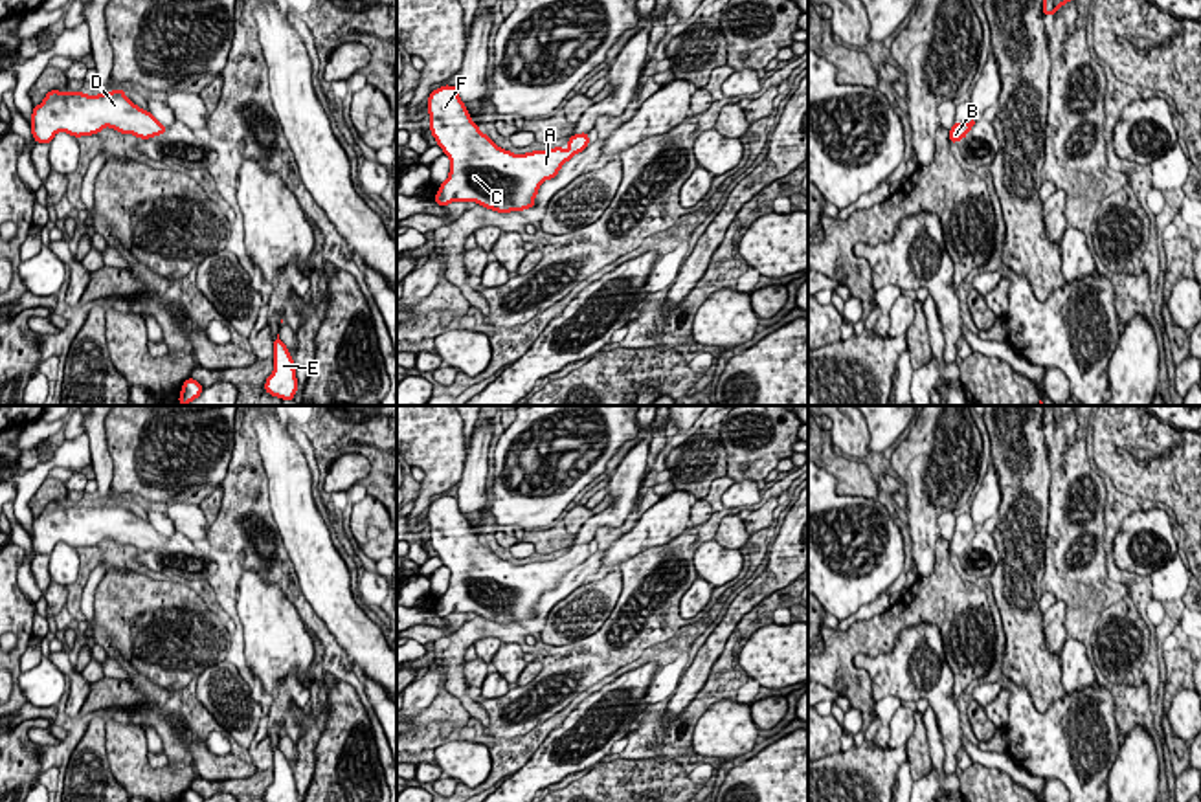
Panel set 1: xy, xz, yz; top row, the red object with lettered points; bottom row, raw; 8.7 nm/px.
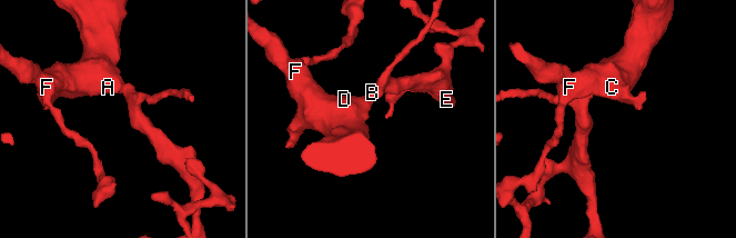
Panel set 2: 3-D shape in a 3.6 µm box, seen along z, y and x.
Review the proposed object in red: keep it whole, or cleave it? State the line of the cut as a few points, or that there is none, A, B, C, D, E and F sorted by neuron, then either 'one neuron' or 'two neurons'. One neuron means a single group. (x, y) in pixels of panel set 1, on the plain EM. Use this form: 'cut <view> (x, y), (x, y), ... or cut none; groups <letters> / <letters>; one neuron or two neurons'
cut none; groups A B C D E F; one neuron

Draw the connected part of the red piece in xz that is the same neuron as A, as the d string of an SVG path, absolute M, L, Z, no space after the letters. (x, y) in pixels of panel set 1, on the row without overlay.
M450 496L430 503L428 525L430 543L450 569L448 589L435 604L435 615L443 618L477 613L498 624L531 620L540 596L591 554L588 543L580 543L567 551L567 562L562 556L525 565L505 562L479 541L457 497Z

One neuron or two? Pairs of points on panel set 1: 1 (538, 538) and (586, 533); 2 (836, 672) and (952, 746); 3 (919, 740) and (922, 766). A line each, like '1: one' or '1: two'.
1: two
2: two
3: one

